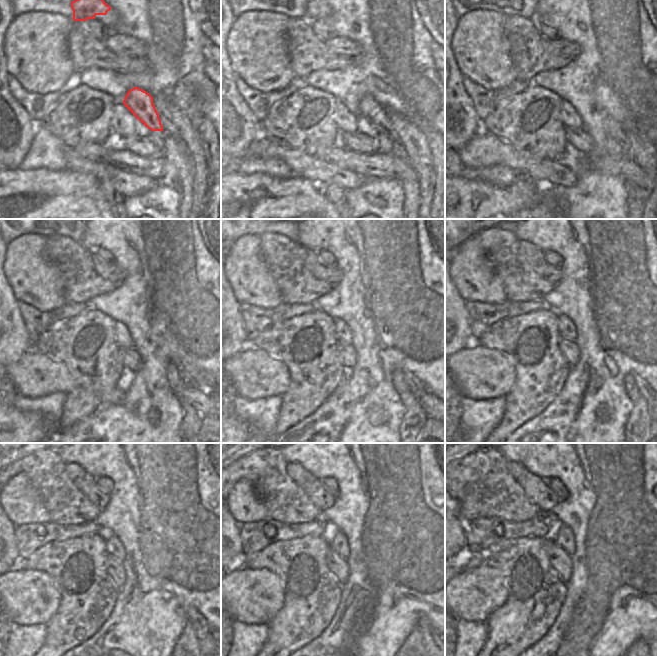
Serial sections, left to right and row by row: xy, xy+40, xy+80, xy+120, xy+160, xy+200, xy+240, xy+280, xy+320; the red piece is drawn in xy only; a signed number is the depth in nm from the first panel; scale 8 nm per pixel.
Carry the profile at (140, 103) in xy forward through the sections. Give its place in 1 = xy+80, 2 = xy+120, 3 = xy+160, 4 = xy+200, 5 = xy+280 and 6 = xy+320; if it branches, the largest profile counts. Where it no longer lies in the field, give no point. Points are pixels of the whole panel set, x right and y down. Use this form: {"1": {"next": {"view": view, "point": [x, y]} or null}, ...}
{"1": {"next": {"view": "xy+80", "point": [613, 130]}}, "2": {"next": {"view": "xy+120", "point": [187, 379]}}, "3": {"next": {"view": "xy+160", "point": [417, 387]}}, "4": {"next": {"view": "xy+200", "point": [646, 392]}}, "5": {"next": {"view": "xy+280", "point": [424, 626]}}, "6": {"next": {"view": "xy+320", "point": [648, 642]}}}

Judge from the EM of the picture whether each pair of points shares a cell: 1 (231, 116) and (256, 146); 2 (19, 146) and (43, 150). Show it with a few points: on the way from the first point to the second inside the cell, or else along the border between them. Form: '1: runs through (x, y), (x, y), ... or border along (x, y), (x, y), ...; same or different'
1: border along (259, 135), (249, 146), (244, 156); different
2: border along (36, 125), (31, 147), (18, 166); different

